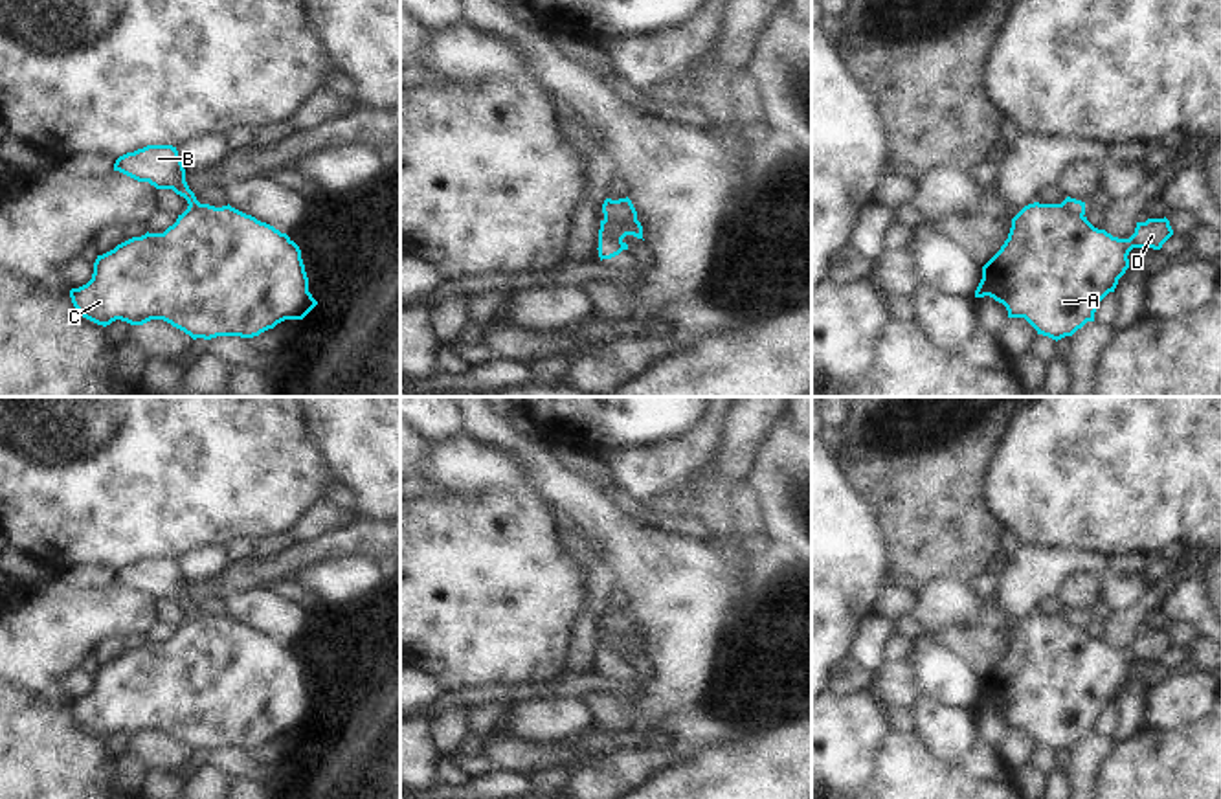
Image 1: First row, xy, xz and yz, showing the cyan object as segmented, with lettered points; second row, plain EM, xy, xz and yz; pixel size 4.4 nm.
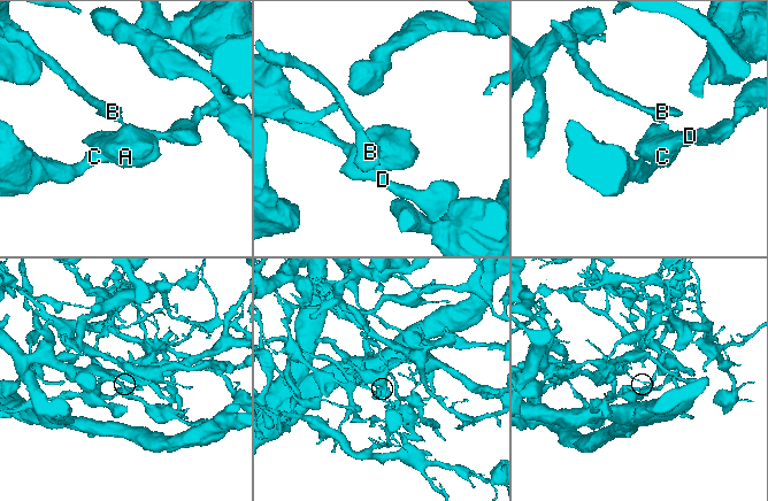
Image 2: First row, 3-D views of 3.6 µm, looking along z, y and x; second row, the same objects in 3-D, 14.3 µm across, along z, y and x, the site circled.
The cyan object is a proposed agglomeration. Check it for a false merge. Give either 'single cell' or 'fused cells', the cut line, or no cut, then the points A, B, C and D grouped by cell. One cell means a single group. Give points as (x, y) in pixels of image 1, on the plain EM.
fused cells; cut xz (599, 647), (610, 647), (619, 654), (621, 662); groups A C D / B

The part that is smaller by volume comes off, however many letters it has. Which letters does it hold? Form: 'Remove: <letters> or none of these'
Remove: B

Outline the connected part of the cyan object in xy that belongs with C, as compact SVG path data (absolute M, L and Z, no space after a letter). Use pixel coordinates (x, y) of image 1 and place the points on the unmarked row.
M209 615L187 617L163 645L147 643L97 667L92 691L79 700L72 700L70 709L77 724L97 737L106 738L116 731L130 737L163 731L193 751L217 748L253 749L285 731L303 731L318 716L308 703L299 658L286 645L230 615L222 619Z

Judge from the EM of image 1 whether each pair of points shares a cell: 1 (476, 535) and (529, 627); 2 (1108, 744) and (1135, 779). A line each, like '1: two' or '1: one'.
1: one
2: two

